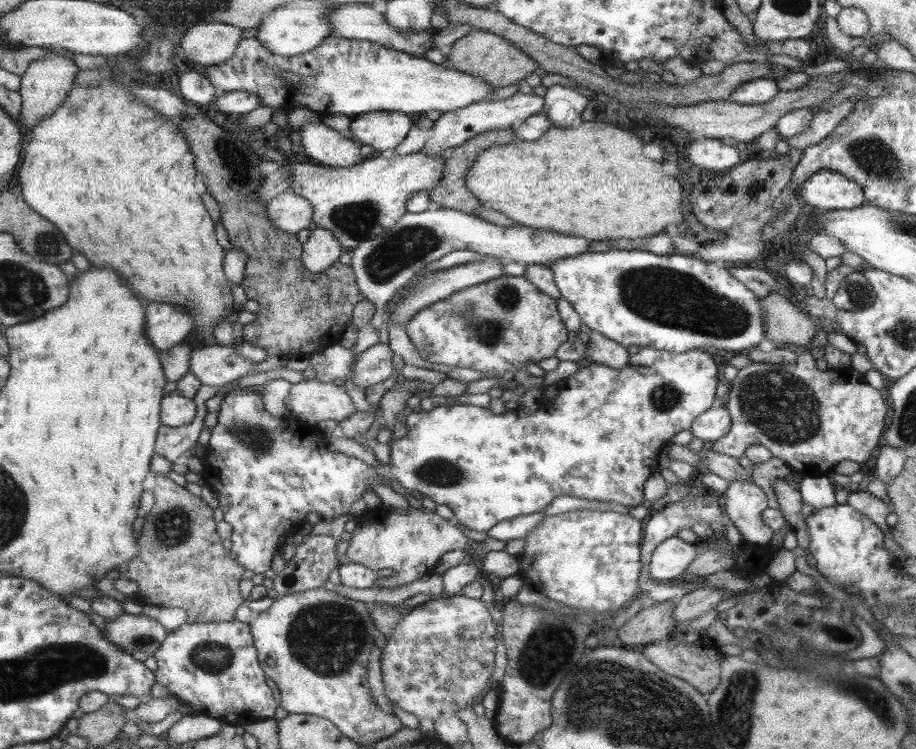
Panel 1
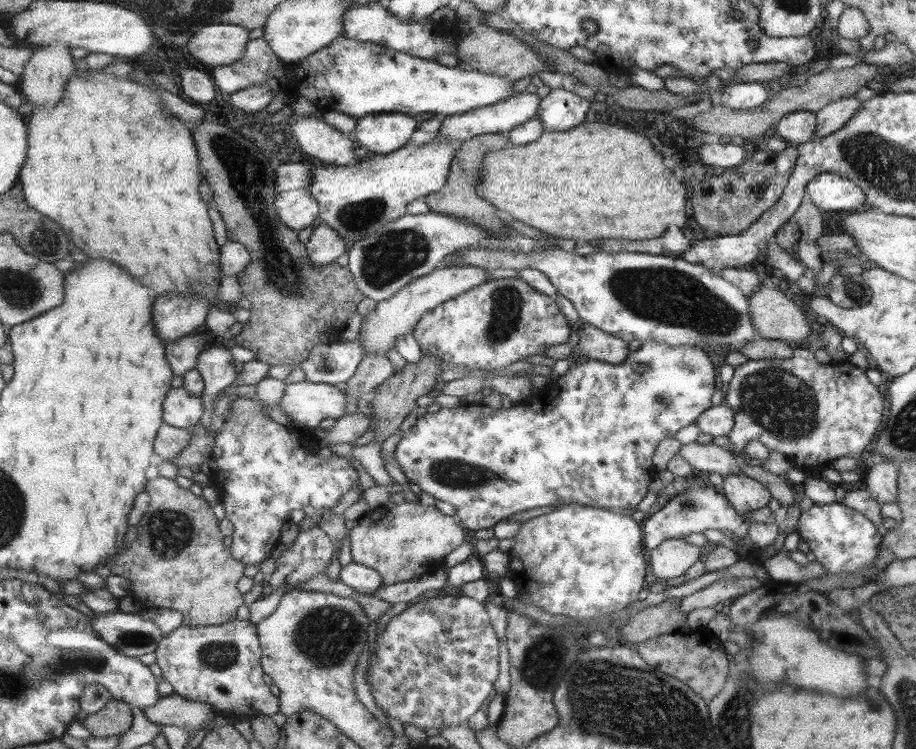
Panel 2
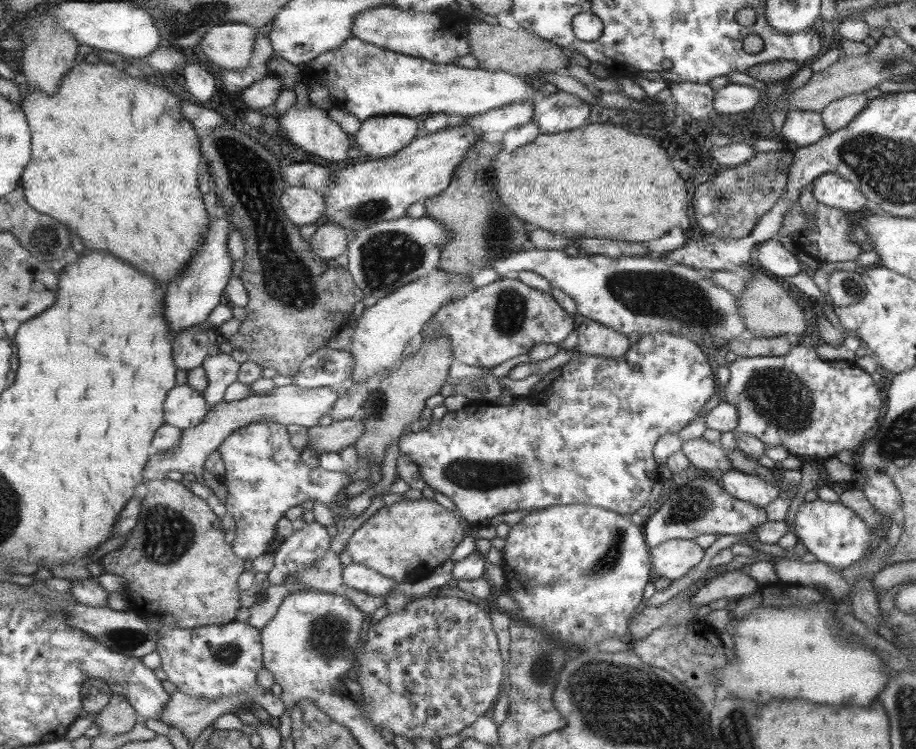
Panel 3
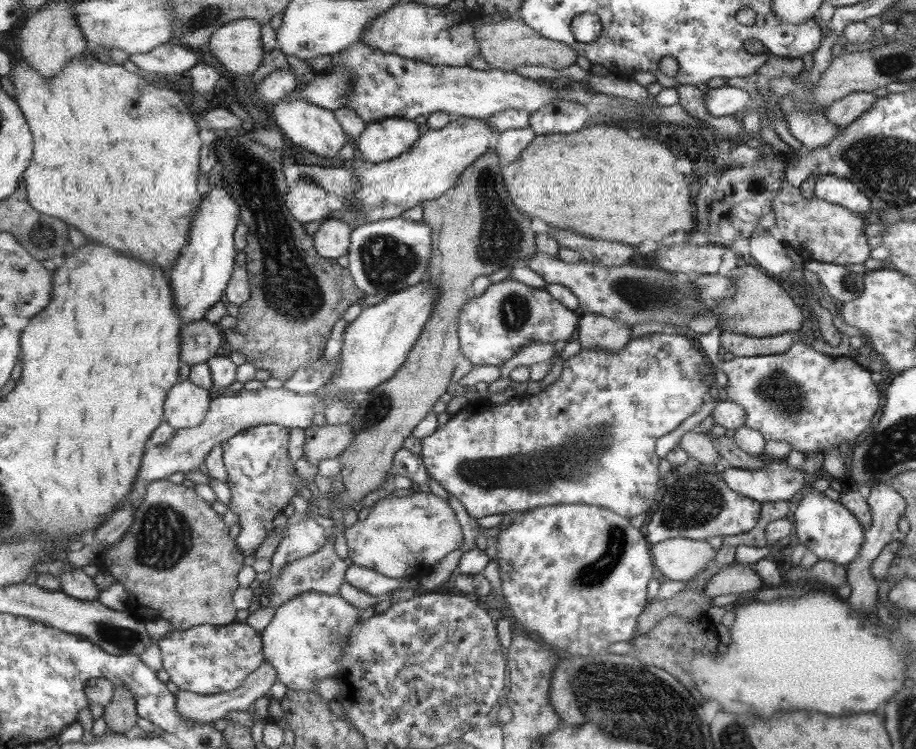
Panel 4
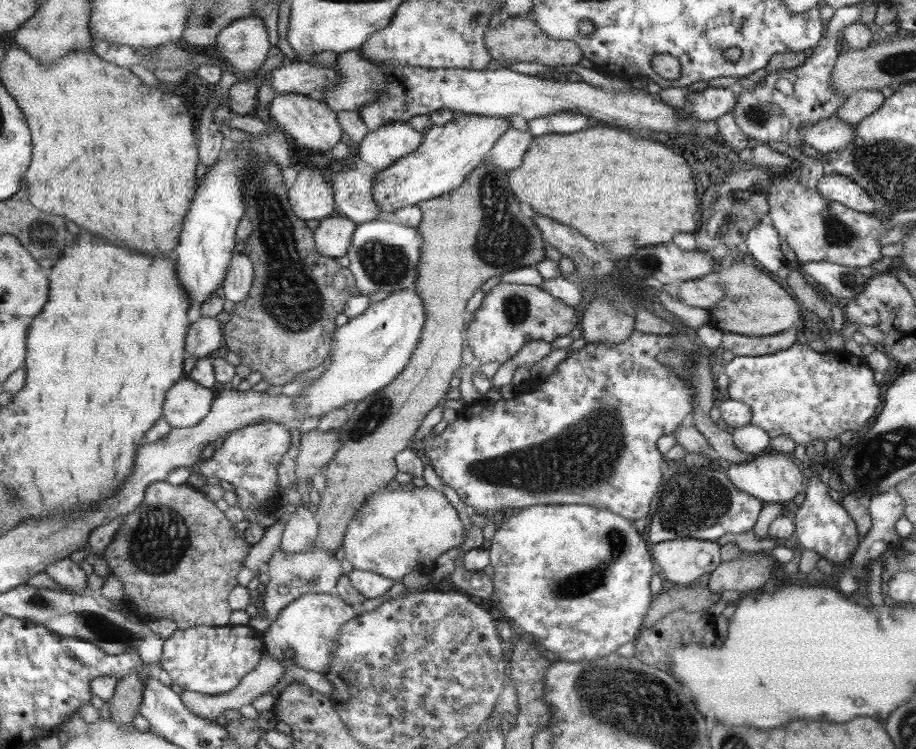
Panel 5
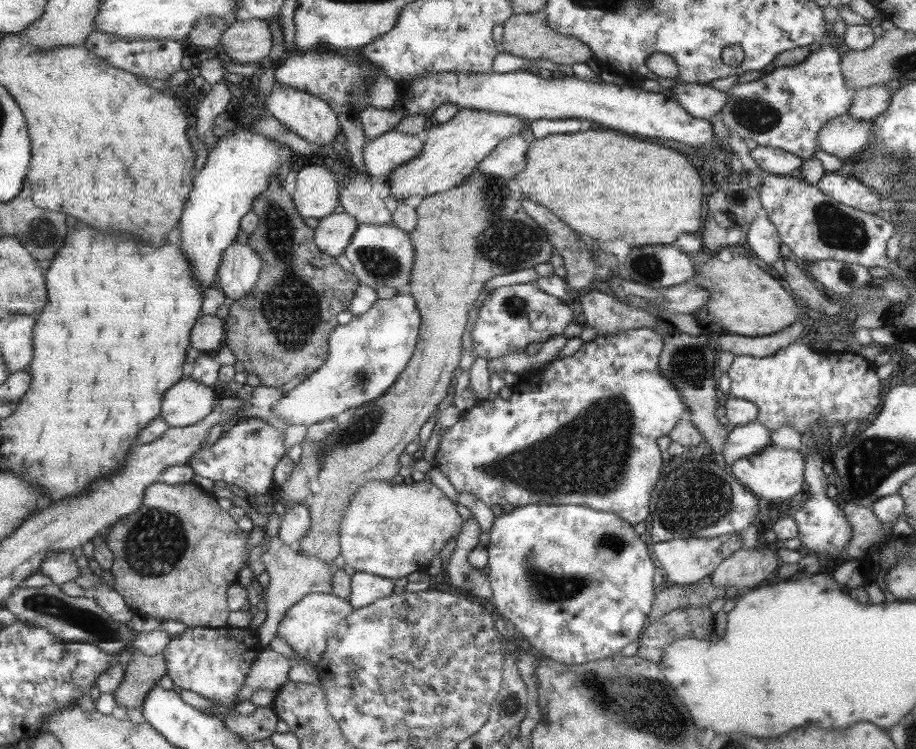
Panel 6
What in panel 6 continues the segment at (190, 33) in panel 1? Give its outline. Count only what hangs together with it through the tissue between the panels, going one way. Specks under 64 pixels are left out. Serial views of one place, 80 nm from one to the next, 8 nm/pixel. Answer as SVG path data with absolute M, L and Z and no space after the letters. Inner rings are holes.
M252 18L244 21L232 21L230 27L223 33L221 43L222 45L219 52L227 59L233 58L233 60L236 60L239 64L253 64L253 62L258 62L264 65L268 63L269 56L274 48L274 36L267 20Z

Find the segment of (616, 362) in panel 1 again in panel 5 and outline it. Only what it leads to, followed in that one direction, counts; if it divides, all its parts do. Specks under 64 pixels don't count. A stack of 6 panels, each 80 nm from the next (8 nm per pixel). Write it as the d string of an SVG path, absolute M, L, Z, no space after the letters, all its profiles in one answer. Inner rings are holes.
M600 298L589 299L581 320L580 336L586 343L621 344L634 330L633 314L625 314Z

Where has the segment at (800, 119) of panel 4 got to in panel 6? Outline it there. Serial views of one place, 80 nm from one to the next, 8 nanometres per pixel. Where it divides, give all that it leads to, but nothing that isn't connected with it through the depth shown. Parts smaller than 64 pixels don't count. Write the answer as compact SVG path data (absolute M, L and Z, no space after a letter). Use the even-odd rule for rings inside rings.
M847 114L835 117L828 120L817 131L816 141L818 150L825 152L825 154L831 154L843 162L851 161L852 156L858 153L870 139L870 121L867 120L855 120Z

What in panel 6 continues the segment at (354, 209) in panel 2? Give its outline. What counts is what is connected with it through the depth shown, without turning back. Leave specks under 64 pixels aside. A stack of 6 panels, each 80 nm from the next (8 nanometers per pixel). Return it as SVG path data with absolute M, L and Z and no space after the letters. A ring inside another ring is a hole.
M461 108L451 120L436 126L427 126L427 144L423 143L417 156L390 174L390 196L402 204L405 200L418 201L422 197L459 187L499 142L518 134L527 122L518 116Z

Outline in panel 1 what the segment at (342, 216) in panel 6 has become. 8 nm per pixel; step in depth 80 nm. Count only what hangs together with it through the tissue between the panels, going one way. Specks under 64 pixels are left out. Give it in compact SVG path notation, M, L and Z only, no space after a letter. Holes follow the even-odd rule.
M312 228L309 239L304 243L302 261L313 273L325 272L334 262L341 258L341 254L344 251L345 248L341 241L337 240L337 237L330 230L326 228Z

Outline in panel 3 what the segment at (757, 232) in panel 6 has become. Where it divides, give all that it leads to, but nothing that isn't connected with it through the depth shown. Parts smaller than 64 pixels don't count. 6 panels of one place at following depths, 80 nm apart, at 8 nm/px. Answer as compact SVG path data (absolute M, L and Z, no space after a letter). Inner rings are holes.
M774 239L764 240L754 249L757 252L755 255L757 266L763 267L782 281L788 276L797 274L803 268L801 262L796 259L795 252L787 251Z

